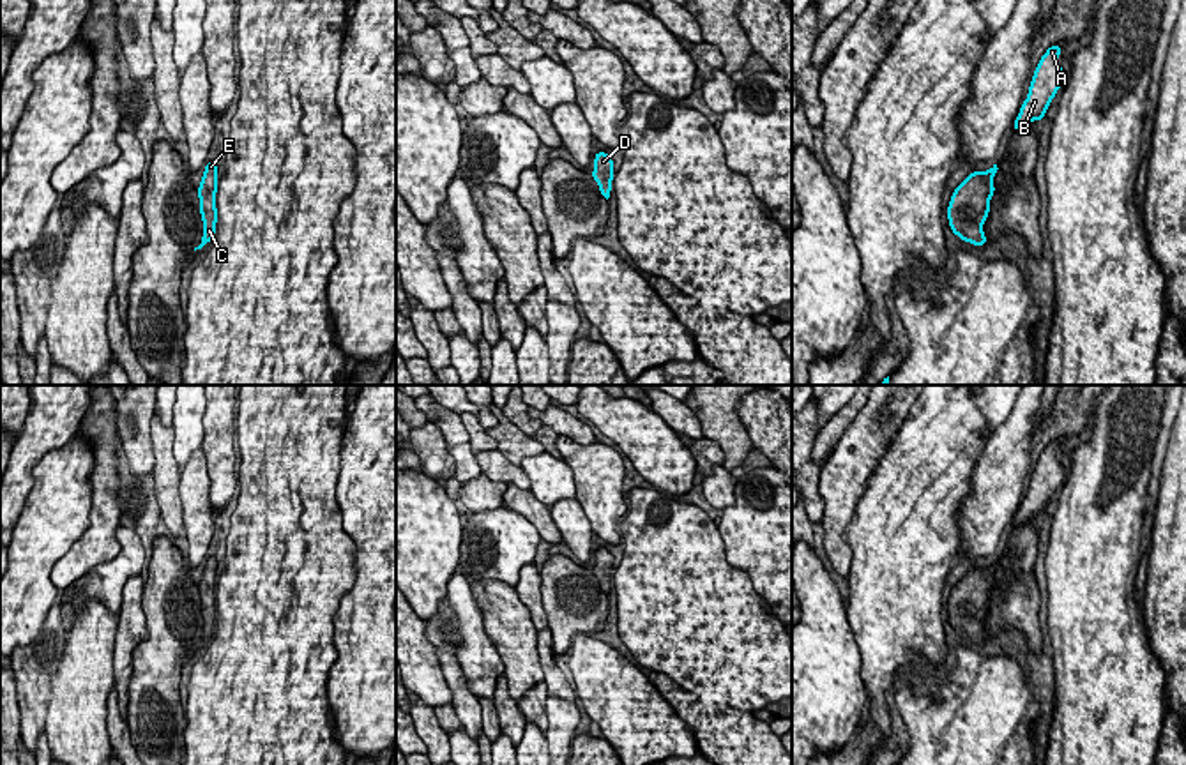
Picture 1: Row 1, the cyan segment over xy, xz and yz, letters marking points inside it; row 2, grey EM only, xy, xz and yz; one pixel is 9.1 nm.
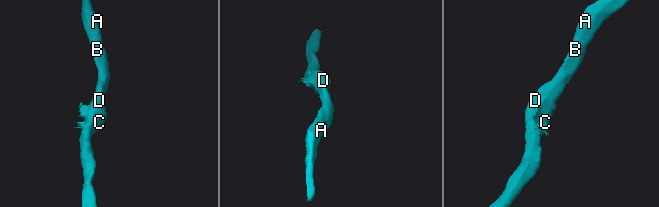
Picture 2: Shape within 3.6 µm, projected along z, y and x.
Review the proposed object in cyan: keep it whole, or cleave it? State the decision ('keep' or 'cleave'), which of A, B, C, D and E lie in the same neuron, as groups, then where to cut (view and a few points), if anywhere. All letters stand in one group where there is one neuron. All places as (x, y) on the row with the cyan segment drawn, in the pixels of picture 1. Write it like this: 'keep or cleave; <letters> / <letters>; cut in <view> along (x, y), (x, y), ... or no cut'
keep; A B C D E; no cut

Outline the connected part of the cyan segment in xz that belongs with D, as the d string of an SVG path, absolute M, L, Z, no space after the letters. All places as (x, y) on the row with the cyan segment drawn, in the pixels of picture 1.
M596 152L592 178L599 186L599 193L608 200L613 180L613 159L606 152Z

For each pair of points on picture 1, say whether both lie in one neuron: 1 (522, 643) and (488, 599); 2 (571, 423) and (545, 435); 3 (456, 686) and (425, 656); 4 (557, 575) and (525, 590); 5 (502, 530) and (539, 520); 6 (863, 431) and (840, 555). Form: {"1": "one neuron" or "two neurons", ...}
{"1": "one neuron", "2": "two neurons", "3": "two neurons", "4": "two neurons", "5": "two neurons", "6": "one neuron"}

